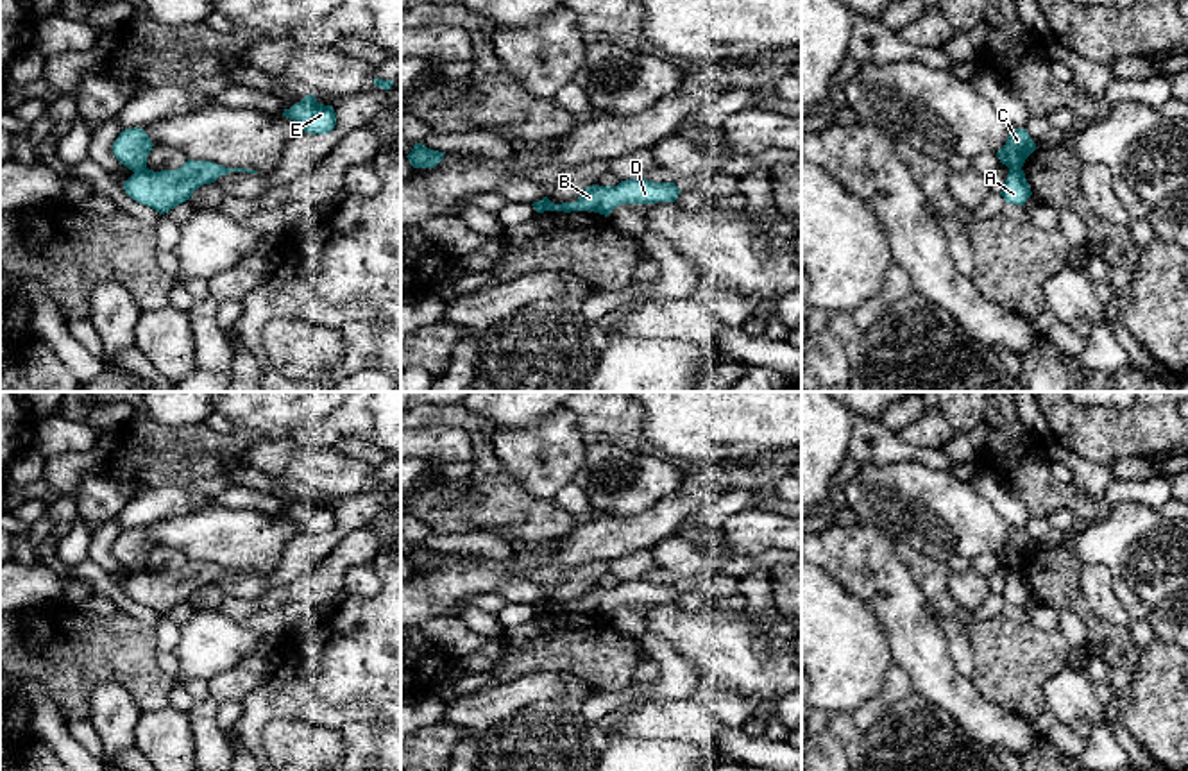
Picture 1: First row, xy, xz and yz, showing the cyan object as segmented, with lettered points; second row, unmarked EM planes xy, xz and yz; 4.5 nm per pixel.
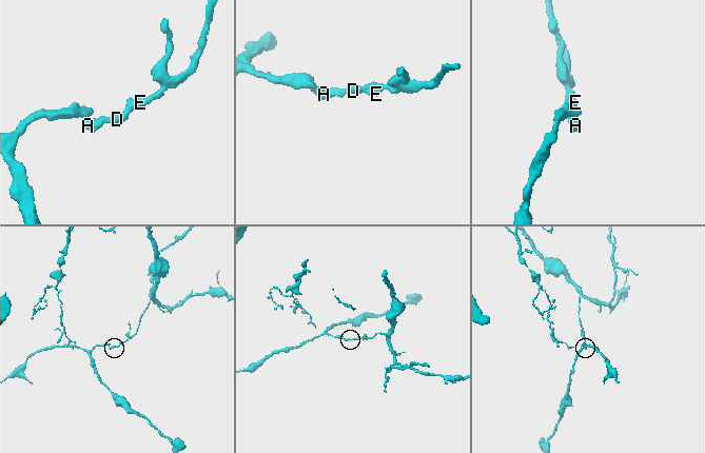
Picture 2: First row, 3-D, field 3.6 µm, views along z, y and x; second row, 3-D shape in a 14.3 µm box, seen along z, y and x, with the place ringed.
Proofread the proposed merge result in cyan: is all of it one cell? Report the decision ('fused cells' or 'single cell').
fused cells

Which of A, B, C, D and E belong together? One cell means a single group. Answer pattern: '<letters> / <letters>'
A B D E / C

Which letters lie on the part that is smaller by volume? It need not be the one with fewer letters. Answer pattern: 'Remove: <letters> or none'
Remove: C

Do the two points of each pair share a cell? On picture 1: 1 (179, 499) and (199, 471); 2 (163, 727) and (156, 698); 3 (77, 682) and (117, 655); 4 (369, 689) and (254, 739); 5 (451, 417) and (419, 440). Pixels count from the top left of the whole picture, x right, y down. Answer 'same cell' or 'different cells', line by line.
1: different cells
2: different cells
3: same cell
4: same cell
5: different cells

